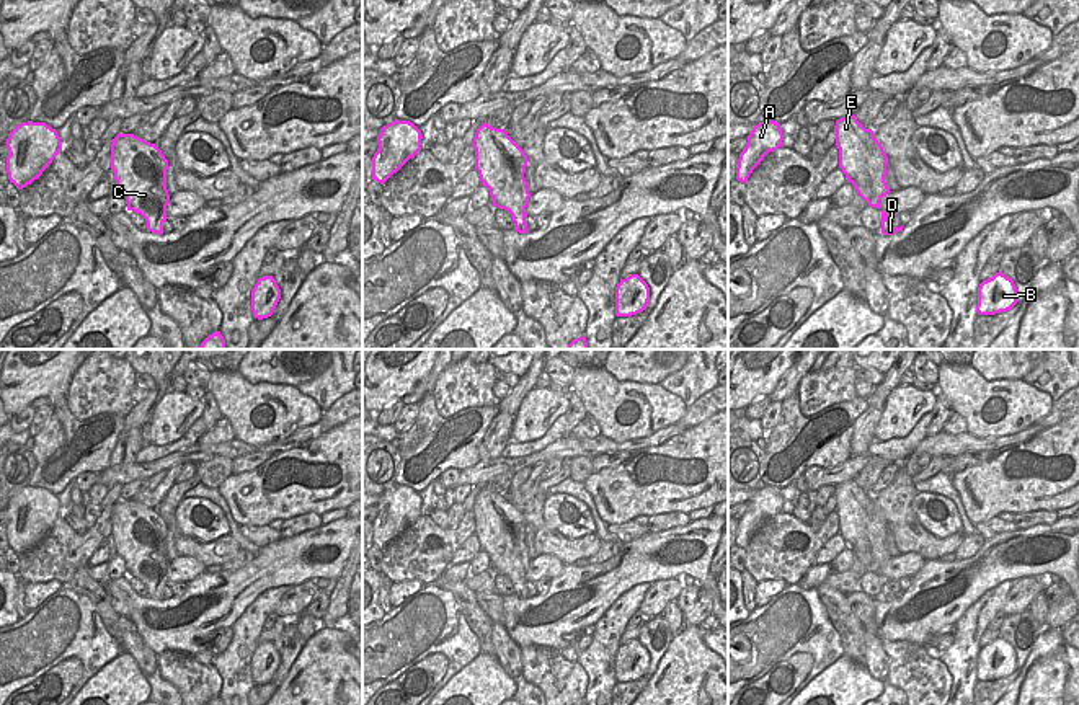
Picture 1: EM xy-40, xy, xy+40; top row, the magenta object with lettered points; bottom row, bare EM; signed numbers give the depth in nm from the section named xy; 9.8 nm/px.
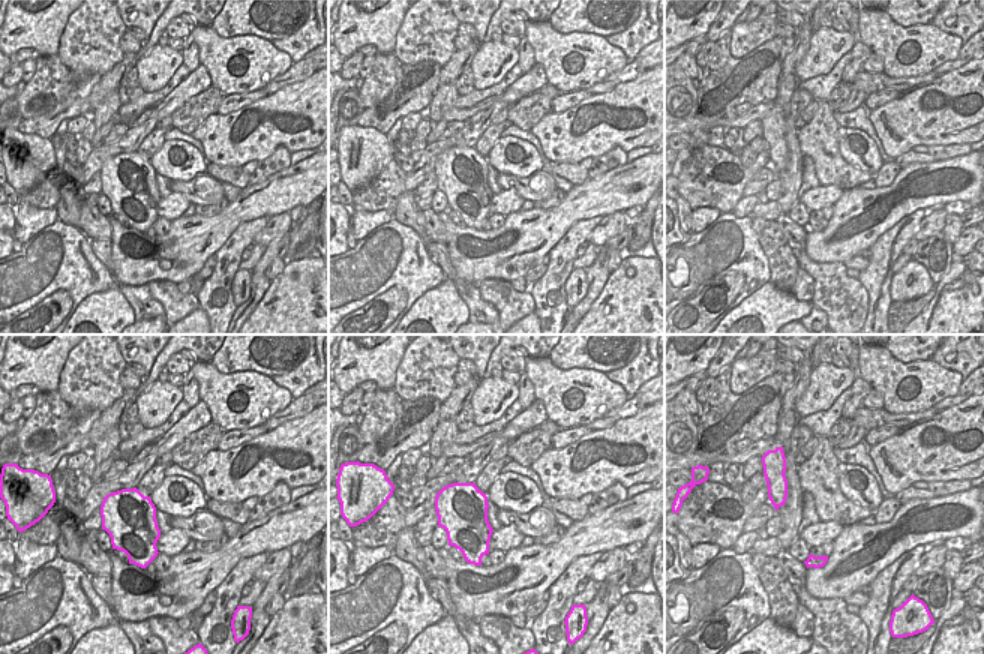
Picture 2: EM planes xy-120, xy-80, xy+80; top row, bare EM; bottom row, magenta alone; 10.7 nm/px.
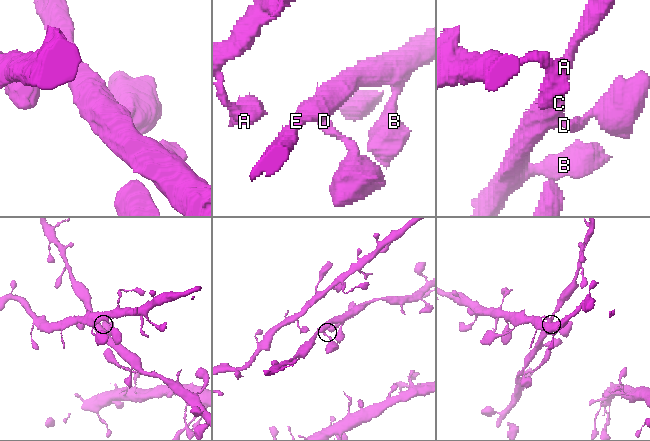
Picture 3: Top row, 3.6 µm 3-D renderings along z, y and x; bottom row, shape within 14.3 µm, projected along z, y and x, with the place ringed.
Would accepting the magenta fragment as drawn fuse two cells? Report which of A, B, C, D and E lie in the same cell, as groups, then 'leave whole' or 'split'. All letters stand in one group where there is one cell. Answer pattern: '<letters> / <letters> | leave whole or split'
A B C D E | leave whole

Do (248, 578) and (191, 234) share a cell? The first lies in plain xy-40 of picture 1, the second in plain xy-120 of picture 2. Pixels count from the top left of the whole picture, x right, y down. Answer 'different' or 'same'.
same

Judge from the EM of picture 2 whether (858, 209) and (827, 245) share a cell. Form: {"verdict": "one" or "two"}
{"verdict": "one"}

